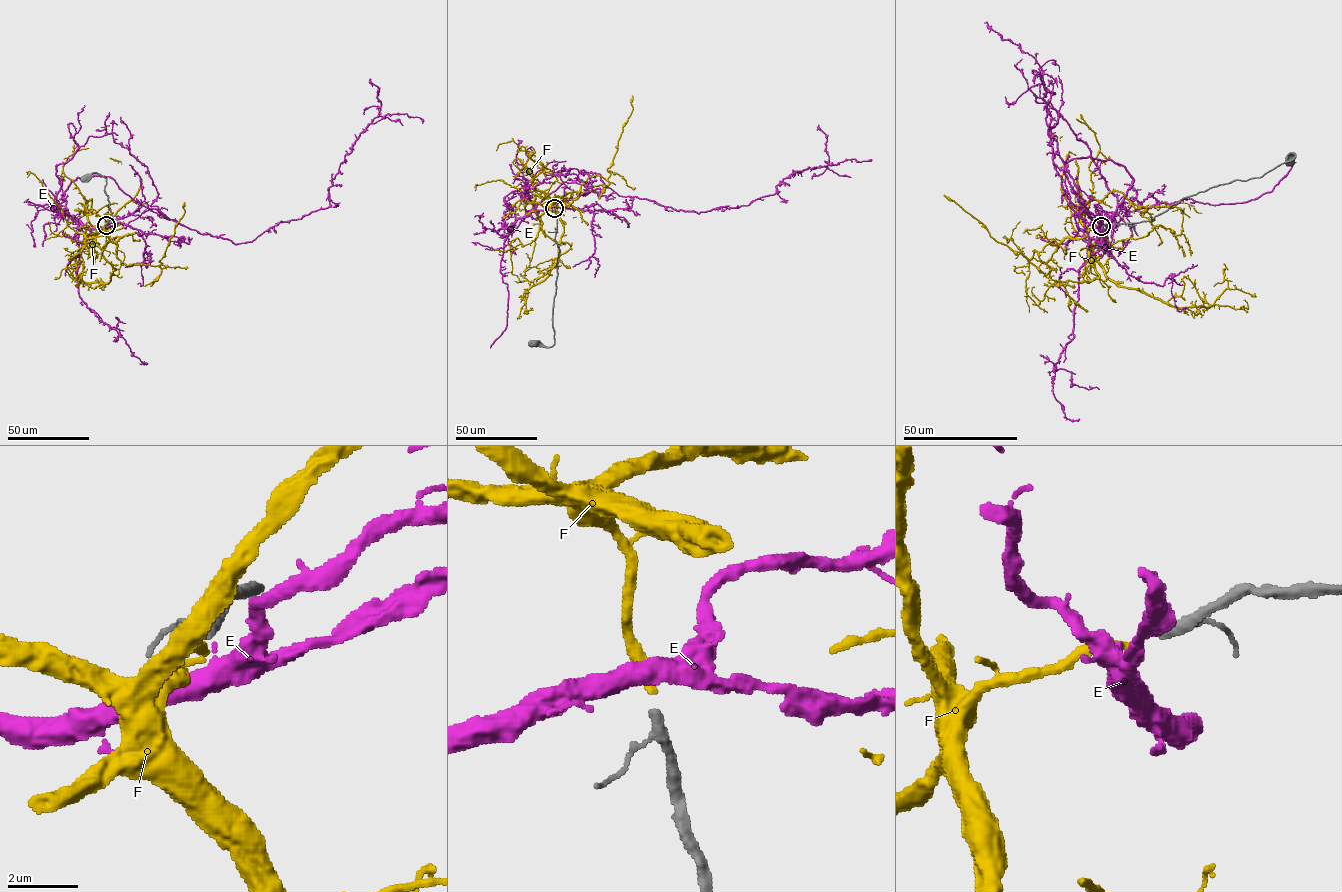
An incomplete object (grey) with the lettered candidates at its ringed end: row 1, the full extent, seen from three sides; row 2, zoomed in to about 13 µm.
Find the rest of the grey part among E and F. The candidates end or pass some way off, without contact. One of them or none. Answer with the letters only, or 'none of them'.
F

